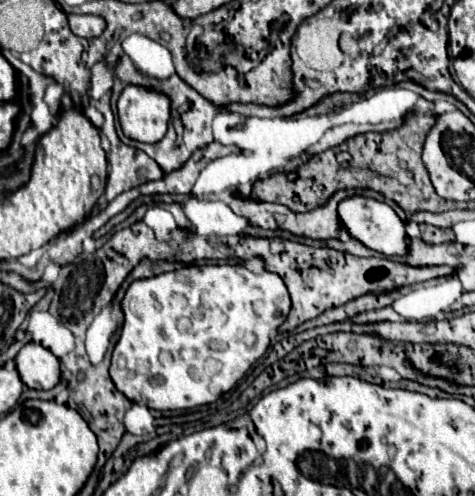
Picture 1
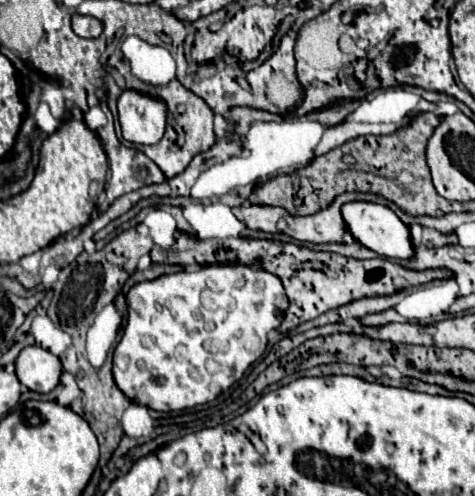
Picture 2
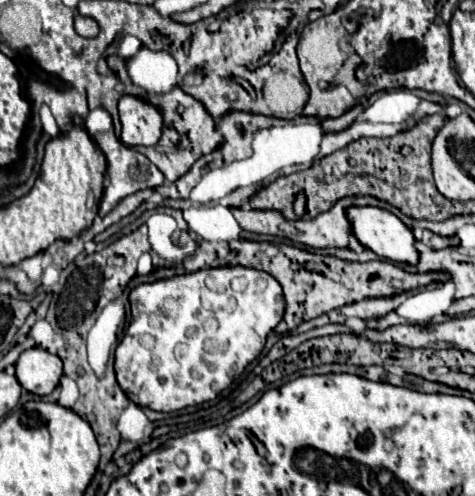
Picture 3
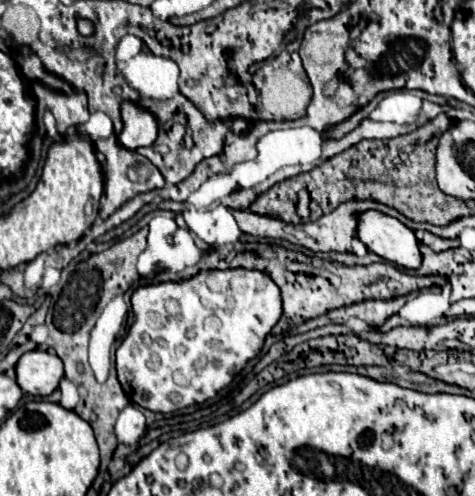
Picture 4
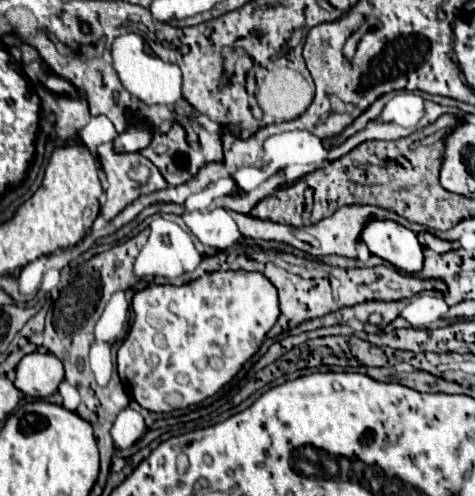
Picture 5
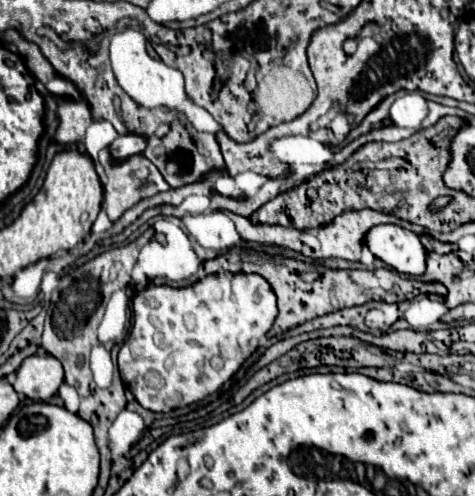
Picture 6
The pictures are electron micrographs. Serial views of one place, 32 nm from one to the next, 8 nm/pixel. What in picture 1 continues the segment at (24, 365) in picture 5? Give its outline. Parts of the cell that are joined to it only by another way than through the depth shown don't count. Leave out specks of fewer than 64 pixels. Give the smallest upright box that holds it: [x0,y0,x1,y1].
[16,344,60,390]

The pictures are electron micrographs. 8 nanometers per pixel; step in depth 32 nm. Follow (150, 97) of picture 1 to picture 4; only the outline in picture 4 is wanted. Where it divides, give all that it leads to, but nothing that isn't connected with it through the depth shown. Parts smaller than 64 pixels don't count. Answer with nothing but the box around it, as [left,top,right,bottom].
[118,102,156,150]

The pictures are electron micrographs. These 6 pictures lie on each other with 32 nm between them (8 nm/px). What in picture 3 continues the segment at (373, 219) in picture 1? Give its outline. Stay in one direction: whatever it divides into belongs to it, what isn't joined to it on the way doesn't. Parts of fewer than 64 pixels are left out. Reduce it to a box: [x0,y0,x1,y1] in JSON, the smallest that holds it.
[348,206,418,266]

